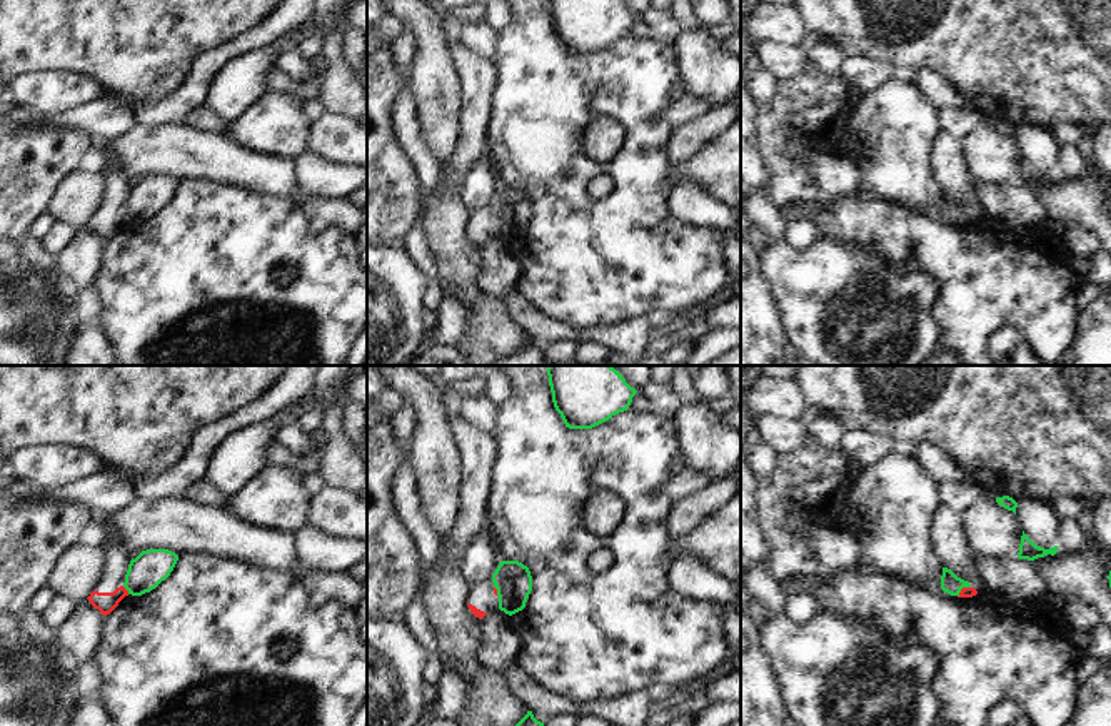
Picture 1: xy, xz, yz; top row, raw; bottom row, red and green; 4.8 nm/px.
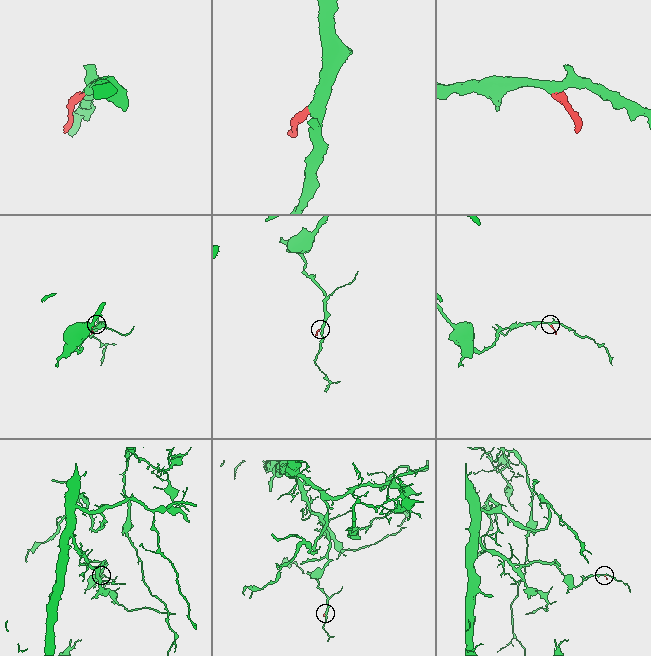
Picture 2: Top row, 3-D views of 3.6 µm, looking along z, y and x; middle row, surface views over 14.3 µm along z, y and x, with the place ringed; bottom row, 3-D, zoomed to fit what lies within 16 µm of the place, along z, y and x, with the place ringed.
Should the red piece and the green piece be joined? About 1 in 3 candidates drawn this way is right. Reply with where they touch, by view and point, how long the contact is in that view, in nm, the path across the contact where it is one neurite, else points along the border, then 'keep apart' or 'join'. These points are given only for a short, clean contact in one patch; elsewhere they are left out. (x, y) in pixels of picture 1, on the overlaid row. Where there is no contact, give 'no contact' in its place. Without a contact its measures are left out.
meets red in xy at (125, 589); contact 50 nm long; border along xy (122, 586), (129, 593); keep apart

